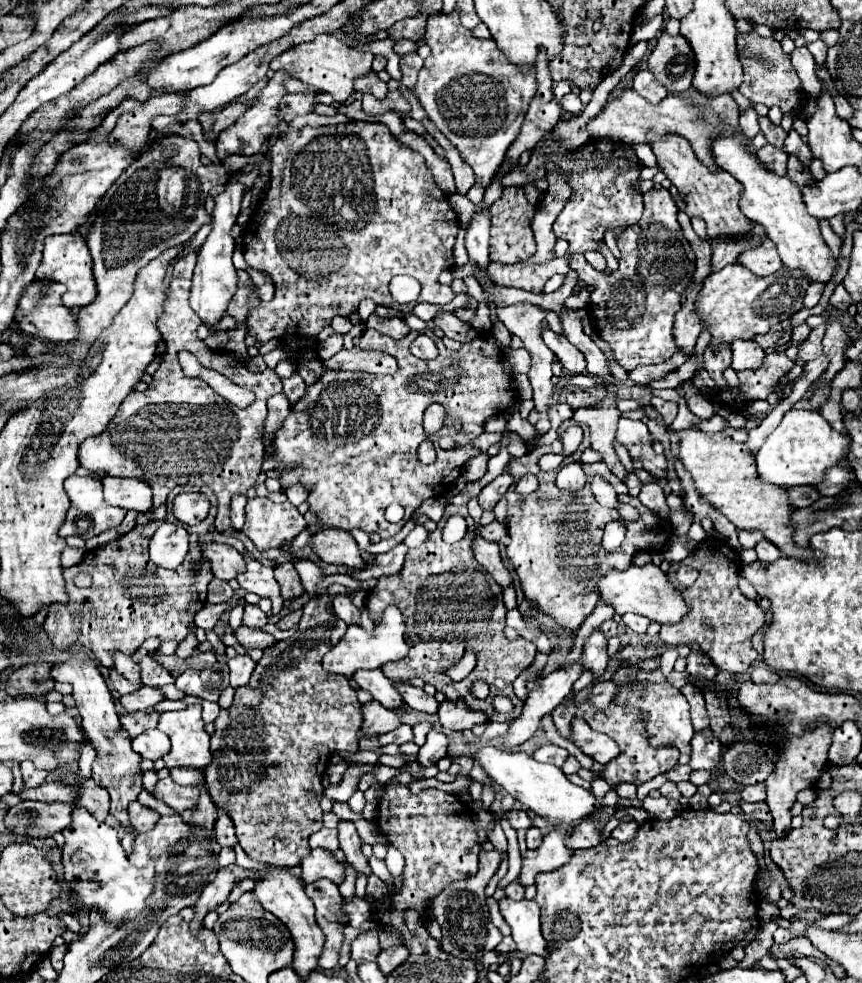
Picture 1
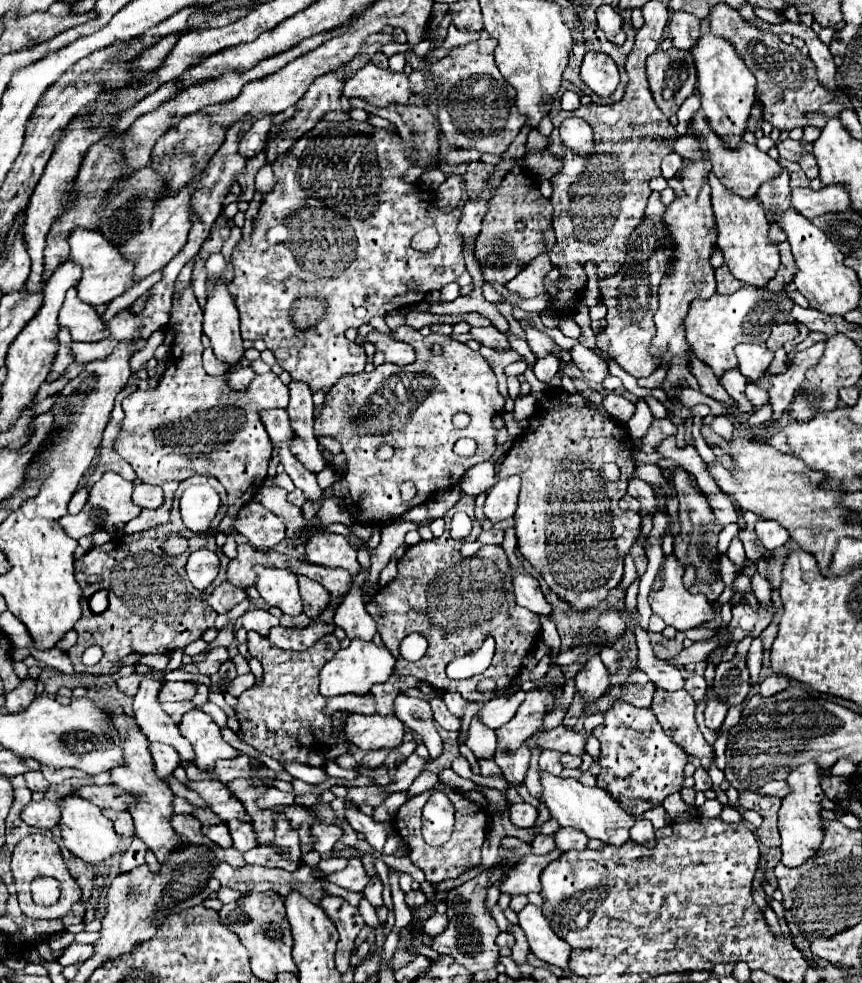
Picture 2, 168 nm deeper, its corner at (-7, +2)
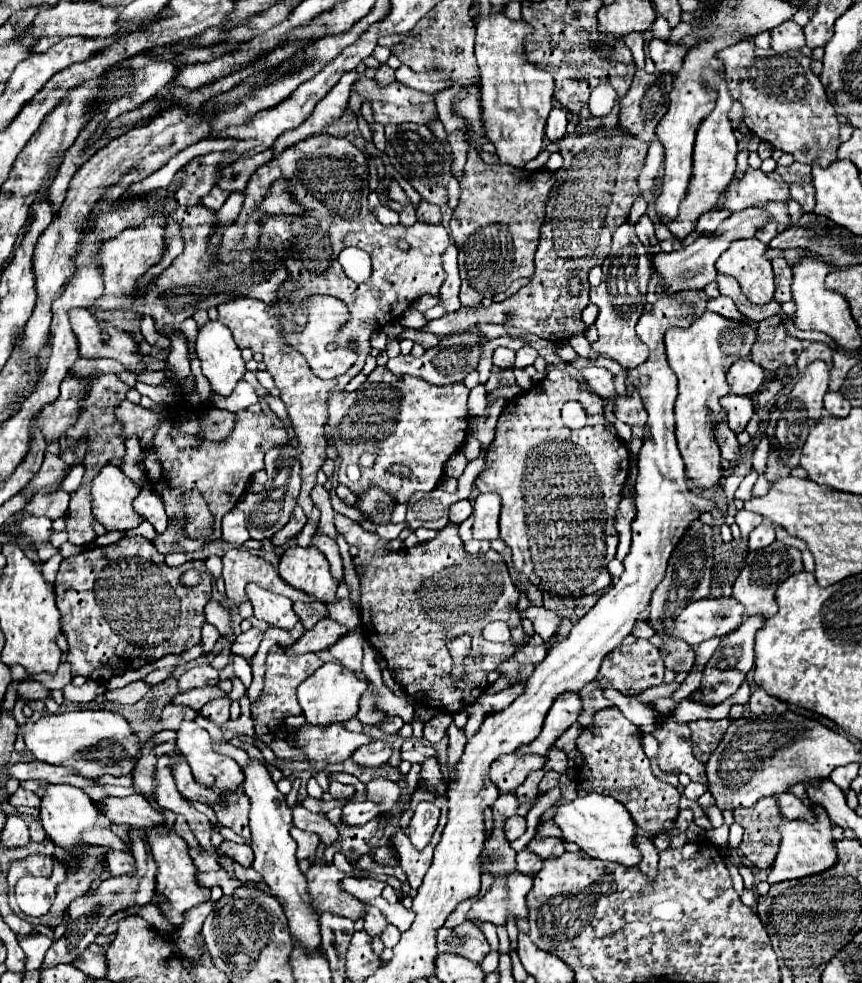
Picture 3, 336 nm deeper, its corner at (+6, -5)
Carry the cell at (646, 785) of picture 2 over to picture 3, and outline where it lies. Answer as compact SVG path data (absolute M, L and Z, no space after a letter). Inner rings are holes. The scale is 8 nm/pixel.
M619 708L599 710L593 724L583 728L579 734L577 750L583 758L583 764L577 768L575 776L579 796L585 796L585 792L613 796L631 812L637 828L651 836L659 836L673 826L679 814L681 794L675 786L669 786L653 776L649 758L641 748L641 730L631 724Z

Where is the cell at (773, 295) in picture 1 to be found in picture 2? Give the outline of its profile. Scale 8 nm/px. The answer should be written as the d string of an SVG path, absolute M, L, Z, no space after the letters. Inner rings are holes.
M750 283L742 285L732 295L712 295L706 301L694 301L684 319L686 339L692 345L692 351L698 359L708 363L716 377L720 377L728 367L736 367L734 347L738 343L760 343L764 345L770 329L778 323L786 323L790 317L794 301L788 295L788 289L780 289L778 293L754 287Z

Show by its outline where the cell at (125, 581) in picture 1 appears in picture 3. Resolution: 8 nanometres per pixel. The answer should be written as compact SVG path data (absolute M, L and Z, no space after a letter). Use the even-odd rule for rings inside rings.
M125 536L121 542L105 548L89 548L77 556L63 558L57 580L55 580L57 608L61 612L61 632L69 642L67 662L71 664L73 676L89 678L91 672L99 666L135 670L145 664L151 664L167 654L179 654L187 648L193 648L201 642L201 626L205 624L205 604L211 598L211 574L205 568L203 560L187 562L177 568L169 568L159 554L143 536ZM187 570L197 570L201 580L197 586L189 588L181 582L181 576Z

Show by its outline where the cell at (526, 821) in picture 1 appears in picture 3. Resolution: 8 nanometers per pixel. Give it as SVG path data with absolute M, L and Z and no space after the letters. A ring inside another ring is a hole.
M511 816L507 822L505 822L505 836L507 836L507 840L509 842L513 842L513 840L517 840L523 832L525 832L525 818L521 818L521 816Z

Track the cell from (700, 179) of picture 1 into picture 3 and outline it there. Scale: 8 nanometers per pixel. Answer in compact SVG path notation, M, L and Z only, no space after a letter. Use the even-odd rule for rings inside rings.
M757 238L737 240L715 264L717 272L729 274L741 284L743 294L753 304L767 304L775 294L771 262L763 258L765 250L767 246Z

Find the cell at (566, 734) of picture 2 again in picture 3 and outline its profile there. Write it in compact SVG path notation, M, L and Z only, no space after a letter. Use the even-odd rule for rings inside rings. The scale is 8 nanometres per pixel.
M507 754L491 764L489 778L499 792L513 792L533 770L543 768L545 760L547 758L539 758L537 754L525 754L523 758L519 758L517 754Z

